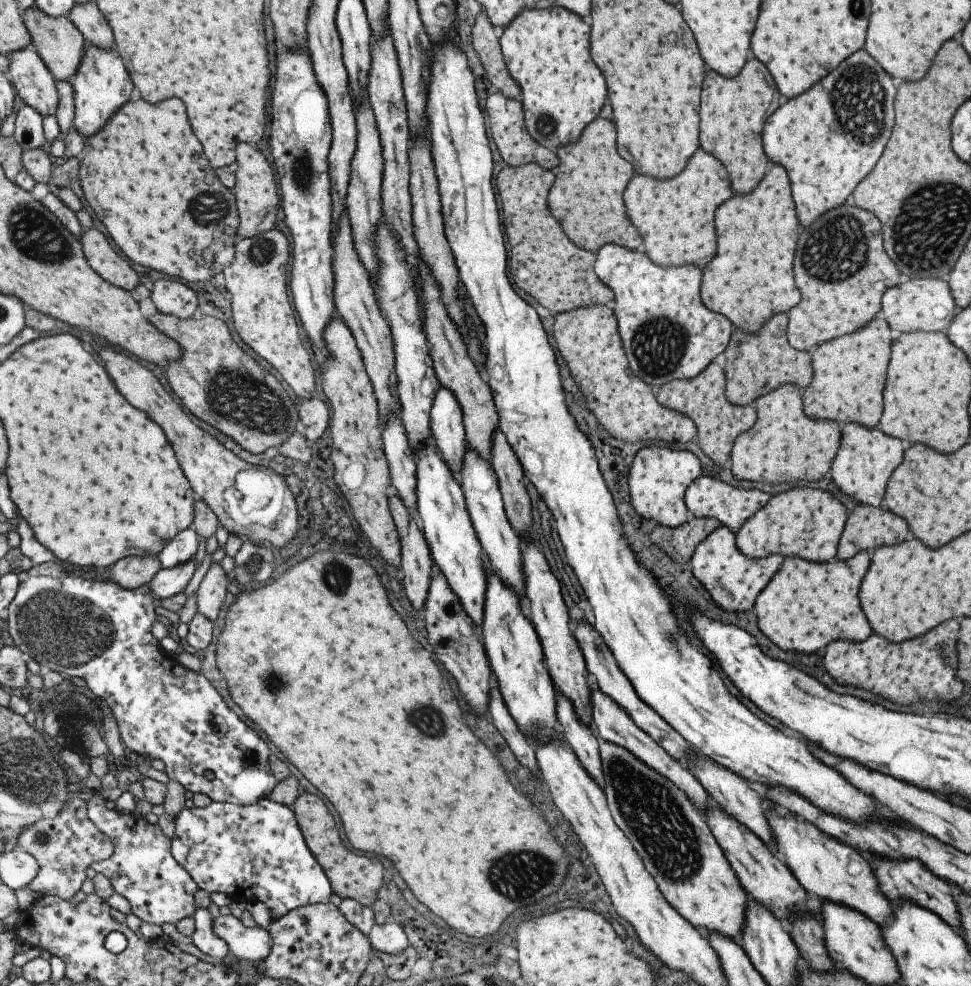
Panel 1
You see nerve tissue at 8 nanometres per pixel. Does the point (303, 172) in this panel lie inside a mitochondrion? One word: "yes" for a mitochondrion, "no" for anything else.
yes

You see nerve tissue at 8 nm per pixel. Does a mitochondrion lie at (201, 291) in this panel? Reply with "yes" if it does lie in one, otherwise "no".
no

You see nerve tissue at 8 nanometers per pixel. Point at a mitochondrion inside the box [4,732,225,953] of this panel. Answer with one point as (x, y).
(40, 837)

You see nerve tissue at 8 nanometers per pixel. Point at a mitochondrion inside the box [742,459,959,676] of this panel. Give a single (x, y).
(945, 649)

